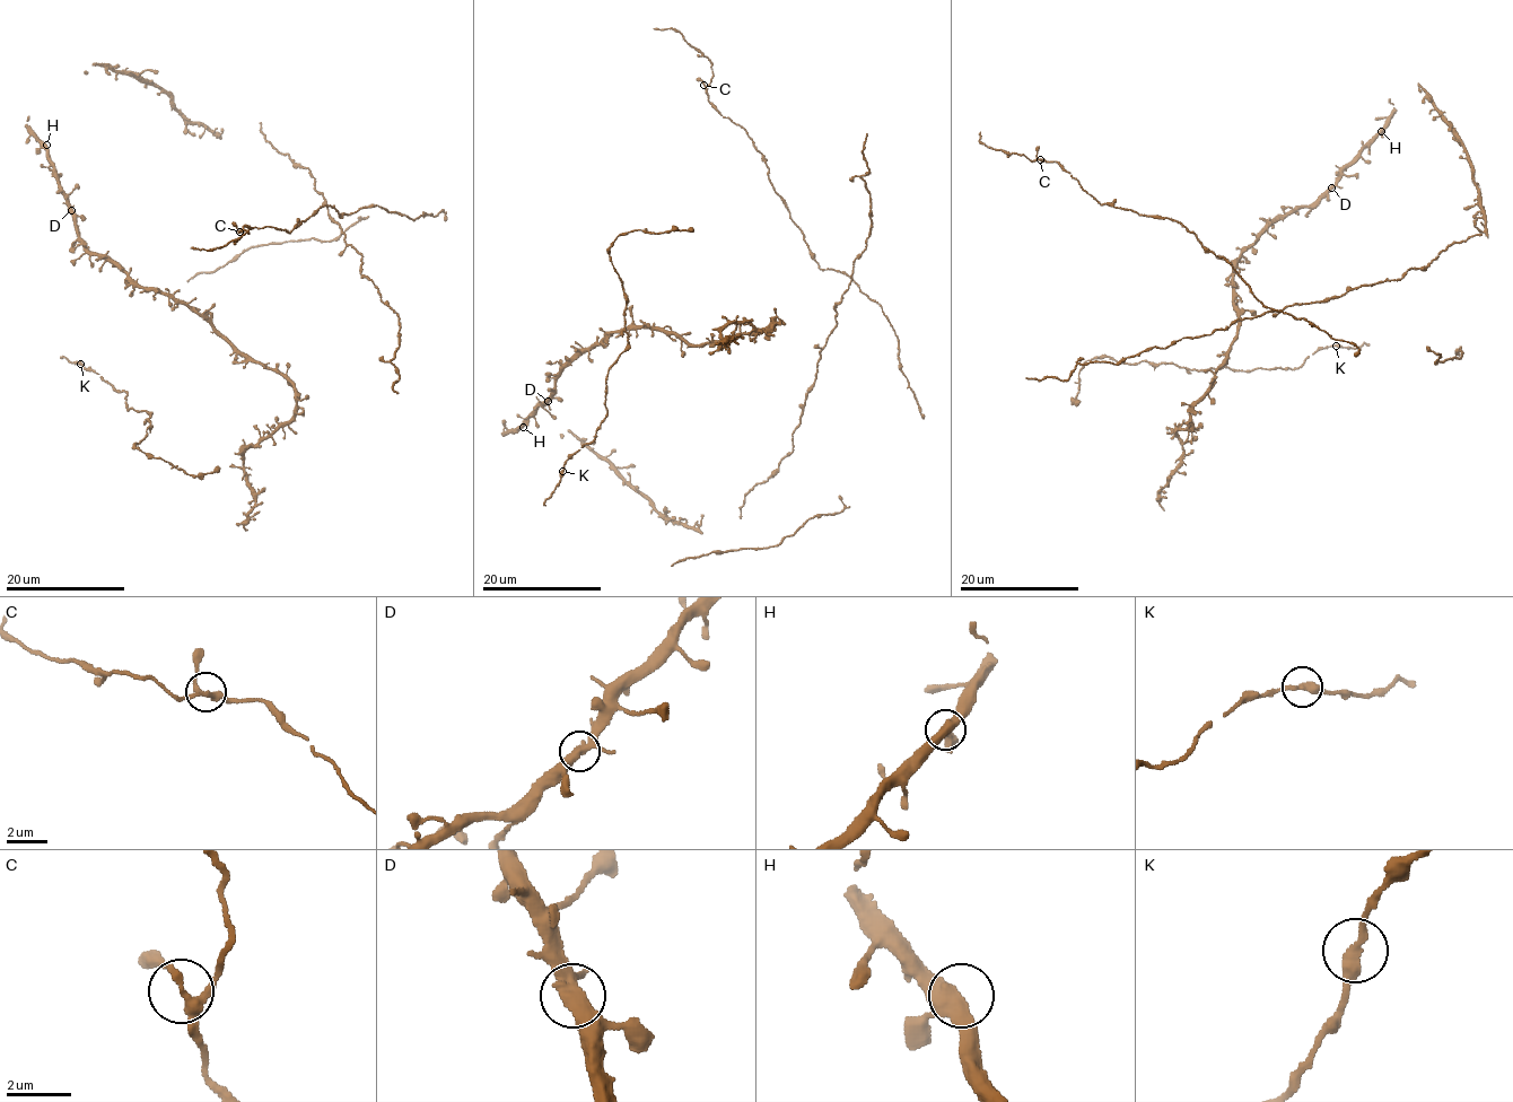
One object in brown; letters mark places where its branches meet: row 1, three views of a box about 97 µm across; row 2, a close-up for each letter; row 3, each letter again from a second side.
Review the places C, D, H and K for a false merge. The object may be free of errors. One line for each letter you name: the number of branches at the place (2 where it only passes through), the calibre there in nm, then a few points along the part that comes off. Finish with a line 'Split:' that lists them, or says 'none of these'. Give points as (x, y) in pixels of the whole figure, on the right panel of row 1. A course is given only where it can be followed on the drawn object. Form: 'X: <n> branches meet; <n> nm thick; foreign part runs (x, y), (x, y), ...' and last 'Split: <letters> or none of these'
Split: none of these

